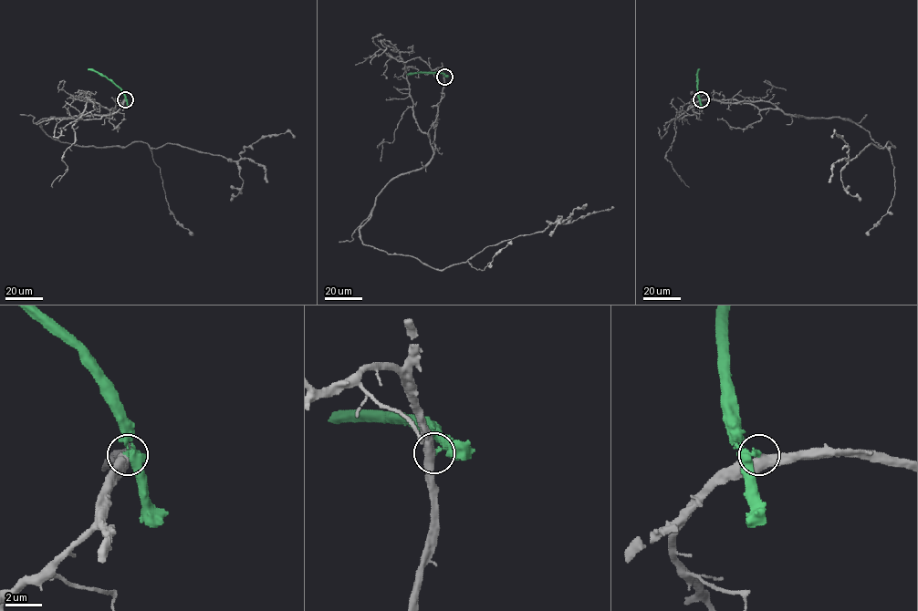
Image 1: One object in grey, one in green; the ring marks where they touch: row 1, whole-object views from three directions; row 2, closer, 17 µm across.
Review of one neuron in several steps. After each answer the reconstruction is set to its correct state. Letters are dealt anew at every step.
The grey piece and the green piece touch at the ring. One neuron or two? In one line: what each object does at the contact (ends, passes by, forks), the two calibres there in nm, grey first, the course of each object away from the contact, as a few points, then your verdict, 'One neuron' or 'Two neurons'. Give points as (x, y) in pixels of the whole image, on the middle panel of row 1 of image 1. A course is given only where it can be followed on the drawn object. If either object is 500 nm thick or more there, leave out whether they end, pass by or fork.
Thickness 500 nm (grey) against 180 nm. Course of grey: (444, 77), (433, 157), (394, 177), (377, 197), (359, 229), (363, 243), (443, 270), (487, 246), (613, 207). Course of green: (444, 77), (442, 73), (406, 75). Two neurons

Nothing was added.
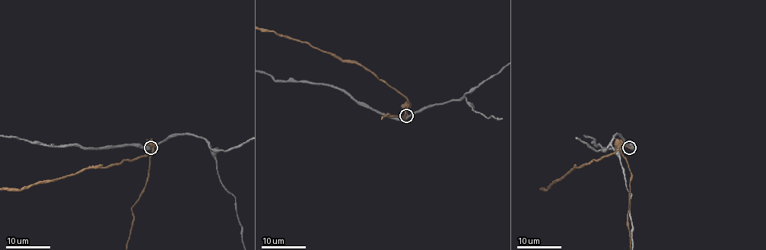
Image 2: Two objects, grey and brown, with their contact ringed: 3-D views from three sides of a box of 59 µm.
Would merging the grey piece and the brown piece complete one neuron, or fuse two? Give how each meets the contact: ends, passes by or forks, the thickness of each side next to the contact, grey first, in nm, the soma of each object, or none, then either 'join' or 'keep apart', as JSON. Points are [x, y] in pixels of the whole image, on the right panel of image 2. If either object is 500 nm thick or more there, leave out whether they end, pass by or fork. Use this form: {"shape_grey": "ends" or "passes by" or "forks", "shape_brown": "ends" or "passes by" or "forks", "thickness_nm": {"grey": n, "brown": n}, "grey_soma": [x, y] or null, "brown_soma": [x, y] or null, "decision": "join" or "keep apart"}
{"shape_grey": "passes by", "shape_brown": "ends", "thickness_nm": {"grey": 440, "brown": 360}, "grey_soma": null, "brown_soma": null, "decision": "join"}

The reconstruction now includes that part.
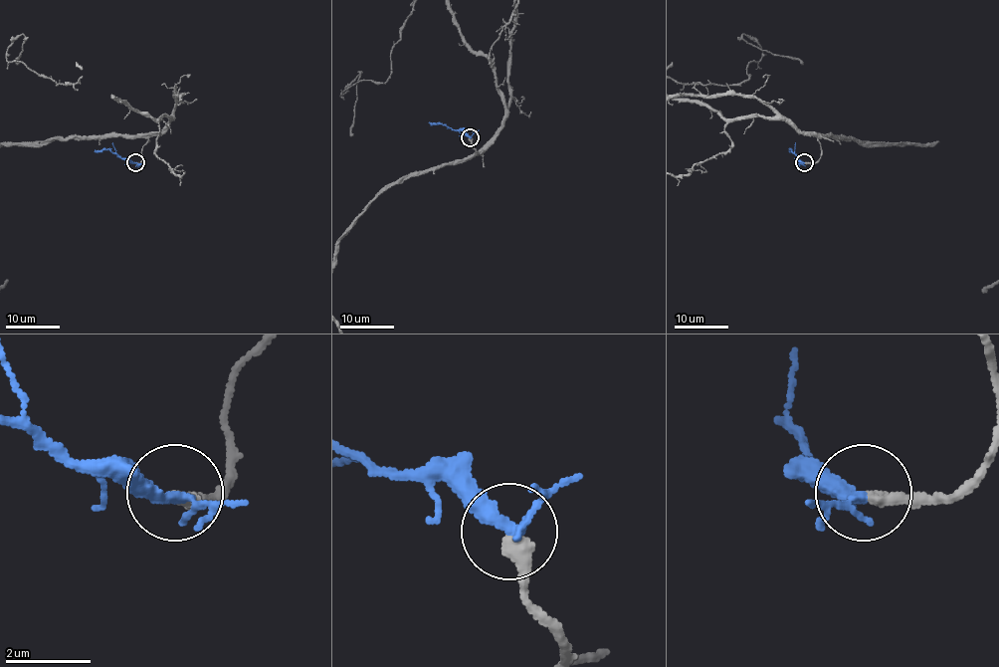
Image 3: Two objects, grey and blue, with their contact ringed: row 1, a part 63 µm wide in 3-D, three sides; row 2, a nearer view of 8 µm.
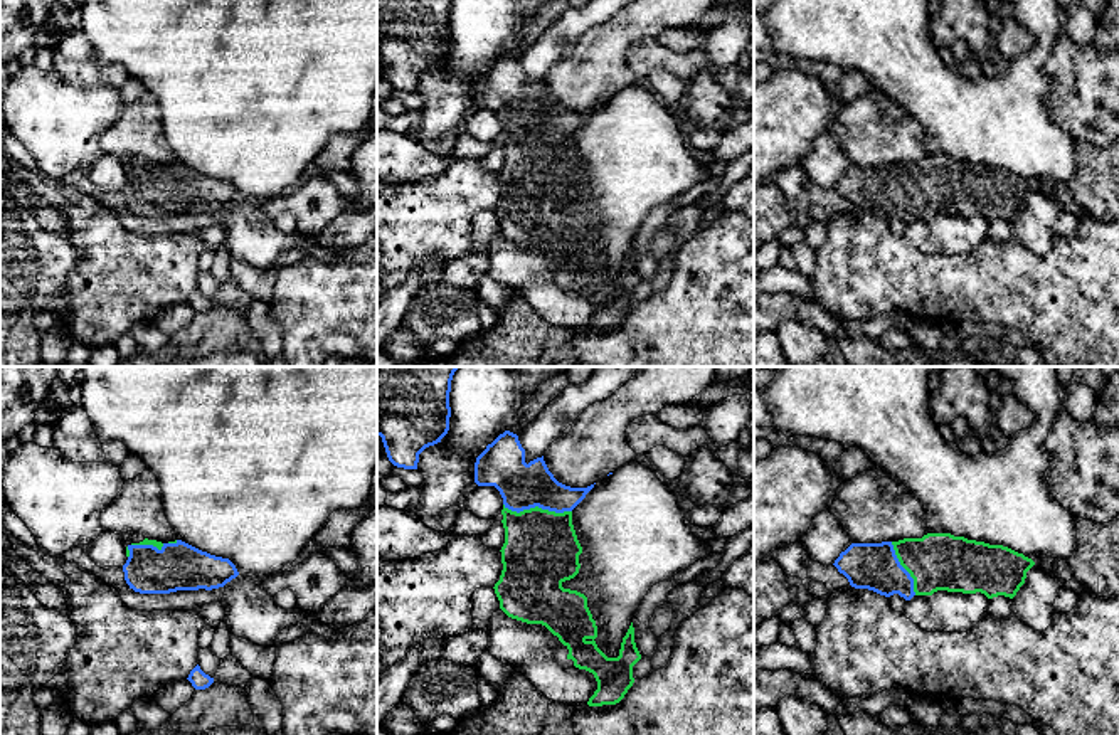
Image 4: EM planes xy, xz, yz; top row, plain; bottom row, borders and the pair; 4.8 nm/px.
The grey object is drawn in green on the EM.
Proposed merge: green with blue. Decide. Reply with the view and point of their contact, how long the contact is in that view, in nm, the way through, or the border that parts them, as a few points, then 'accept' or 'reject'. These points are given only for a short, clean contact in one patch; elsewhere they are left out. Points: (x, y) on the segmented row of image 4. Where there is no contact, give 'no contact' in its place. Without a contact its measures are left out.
contact xz (537, 507); length 340 nm; accept

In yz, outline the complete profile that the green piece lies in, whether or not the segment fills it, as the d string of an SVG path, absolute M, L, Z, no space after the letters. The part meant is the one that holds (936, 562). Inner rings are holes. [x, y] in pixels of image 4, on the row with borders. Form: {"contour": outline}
{"contour": "M927 533L922 538L899 542L851 543L833 565L848 579L851 587L868 589L885 597L899 594L910 600L914 595L932 595L937 590L947 590L981 592L988 599L998 595L1013 599L1035 562L1003 545L989 545L951 533Z"}

